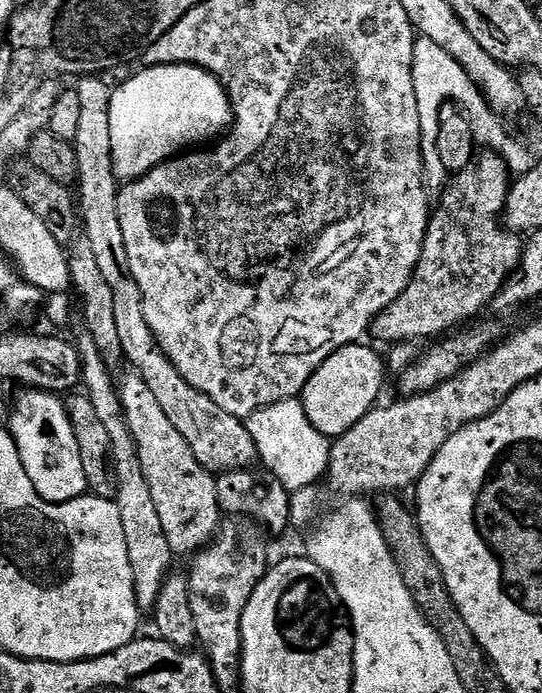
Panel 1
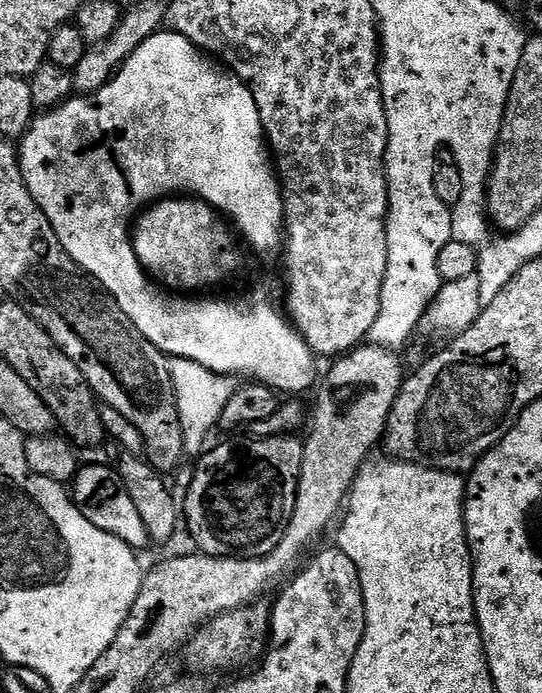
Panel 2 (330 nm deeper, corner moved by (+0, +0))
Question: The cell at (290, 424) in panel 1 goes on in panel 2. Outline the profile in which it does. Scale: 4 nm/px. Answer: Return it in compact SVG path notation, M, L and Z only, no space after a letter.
M186 358L169 359L168 369L170 378L174 382L184 450L189 457L196 458L205 451L206 445L209 443L208 435L211 434L212 428L214 432L219 425L226 402L230 402L230 398L236 393L238 380L235 375L211 372L206 366L202 366L198 362L190 362Z

